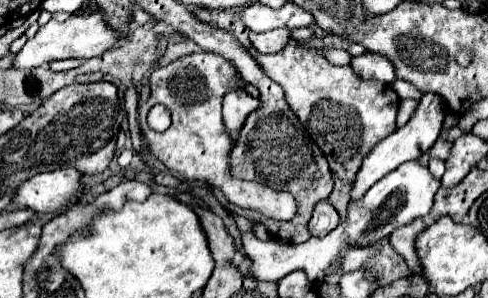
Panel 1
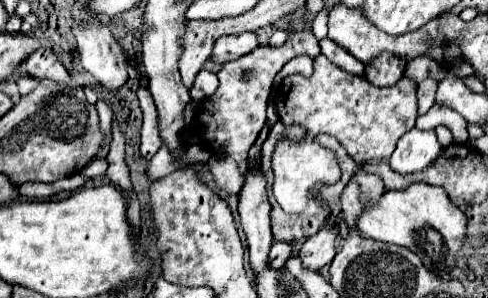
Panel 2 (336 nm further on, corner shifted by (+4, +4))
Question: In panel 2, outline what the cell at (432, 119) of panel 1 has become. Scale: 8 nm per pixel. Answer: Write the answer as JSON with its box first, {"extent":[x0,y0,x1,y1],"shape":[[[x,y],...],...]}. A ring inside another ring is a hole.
{"extent":[299,213,343,269],"shape":[[[333,213],[319,229],[319,233],[315,233],[303,243],[299,257],[305,267],[321,269],[333,261],[333,257],[337,255],[335,241],[339,239],[339,233],[341,233],[341,221],[343,221],[341,213]]]}

